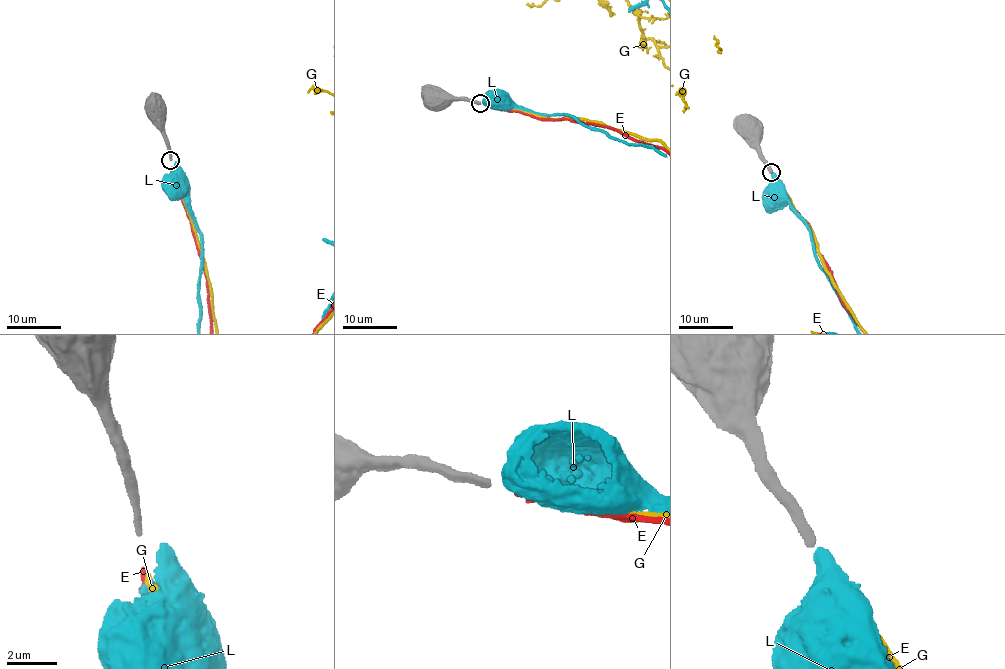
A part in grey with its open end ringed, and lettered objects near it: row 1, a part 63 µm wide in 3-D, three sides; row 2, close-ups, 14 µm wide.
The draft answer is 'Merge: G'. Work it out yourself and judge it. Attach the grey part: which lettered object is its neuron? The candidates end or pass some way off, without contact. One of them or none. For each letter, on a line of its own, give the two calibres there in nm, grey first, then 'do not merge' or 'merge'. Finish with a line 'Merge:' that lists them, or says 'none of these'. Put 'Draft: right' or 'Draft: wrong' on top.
Draft: right
E: 280 nm thick on the grey side, 180 nm on the other; do not merge
G: 280 nm thick on the grey side, 320 nm on the other; merge
L: 280 nm thick on the grey side, 480 nm on the other; do not merge
Merge: G

